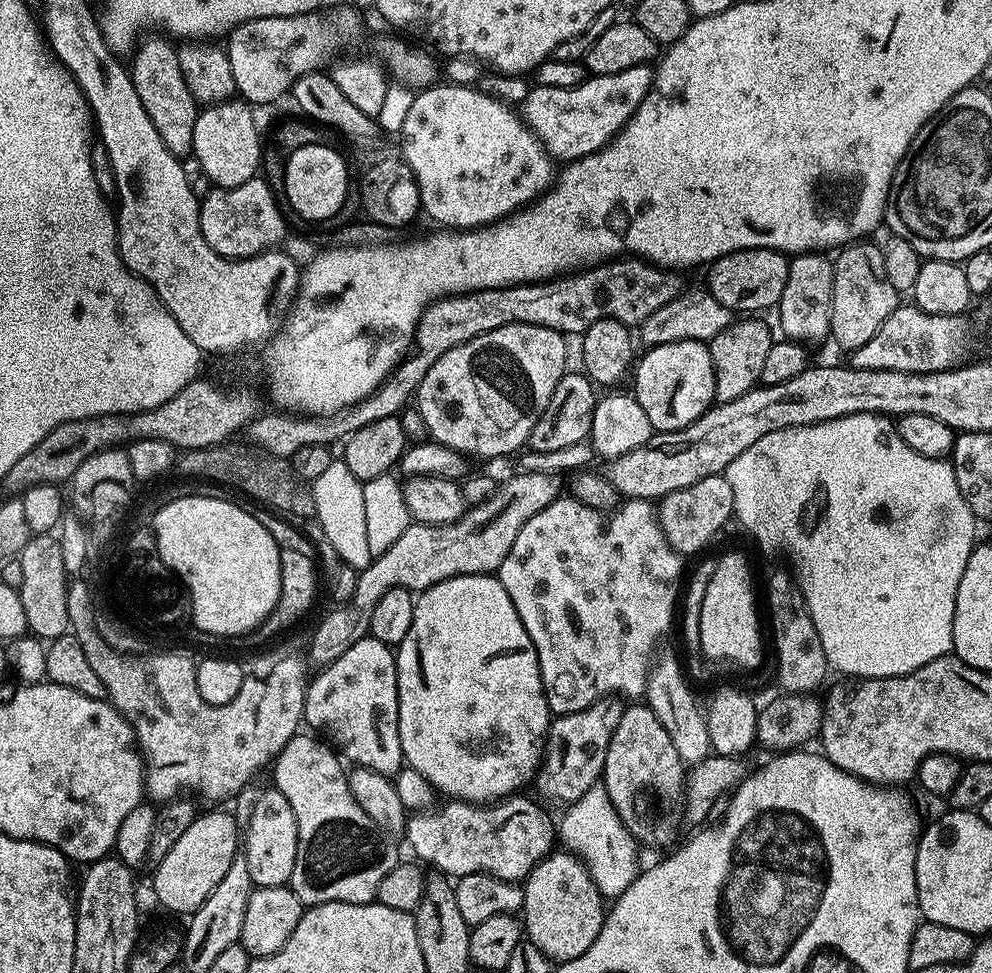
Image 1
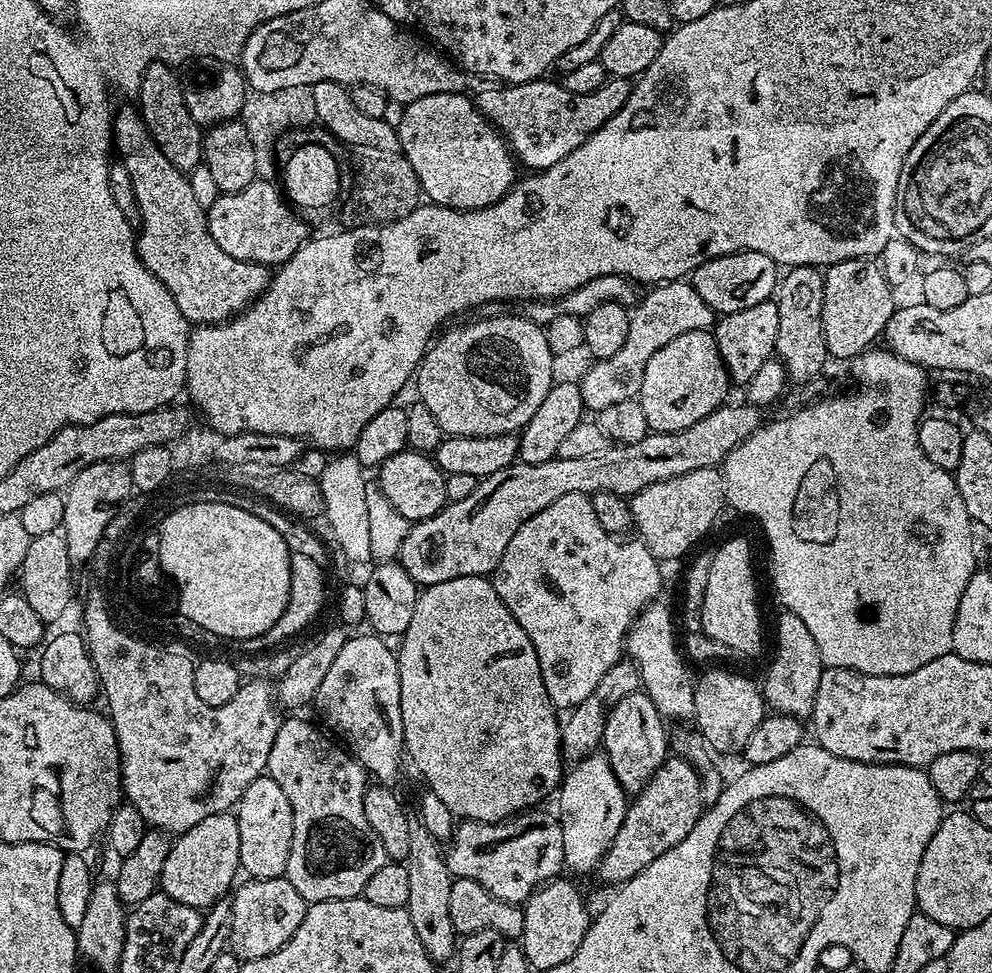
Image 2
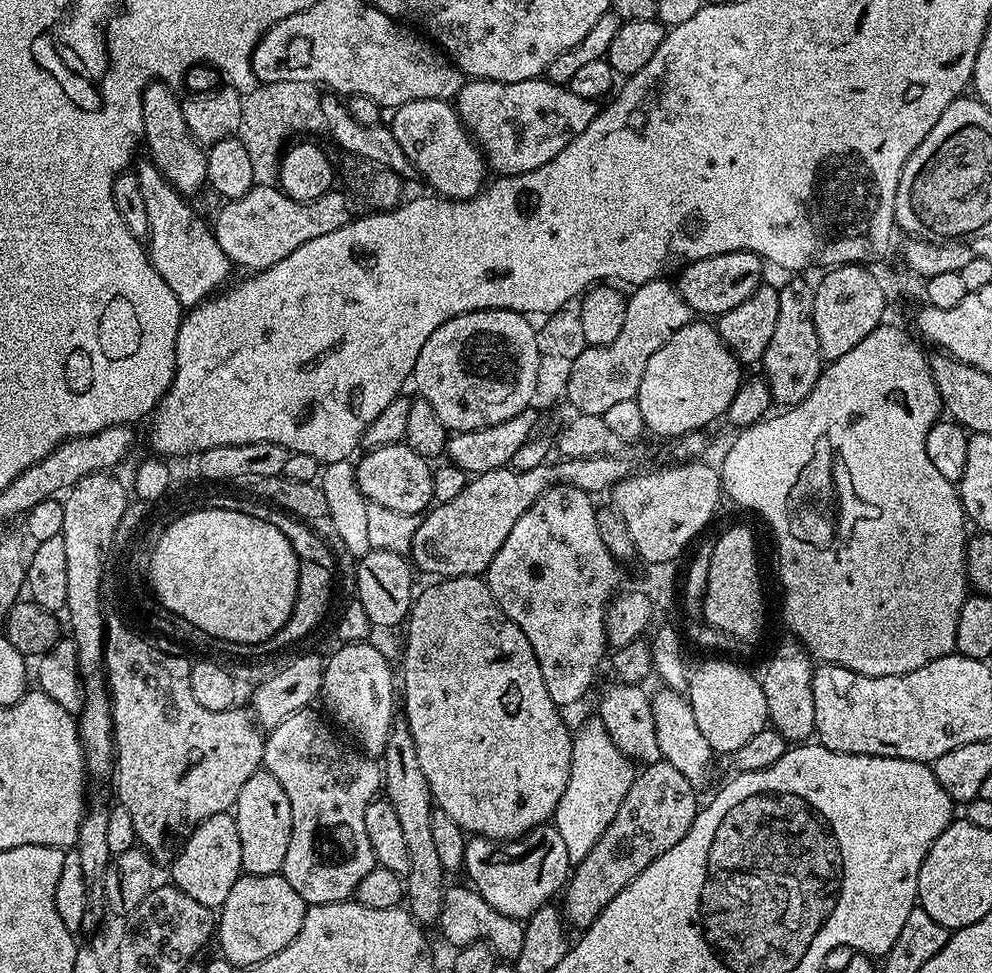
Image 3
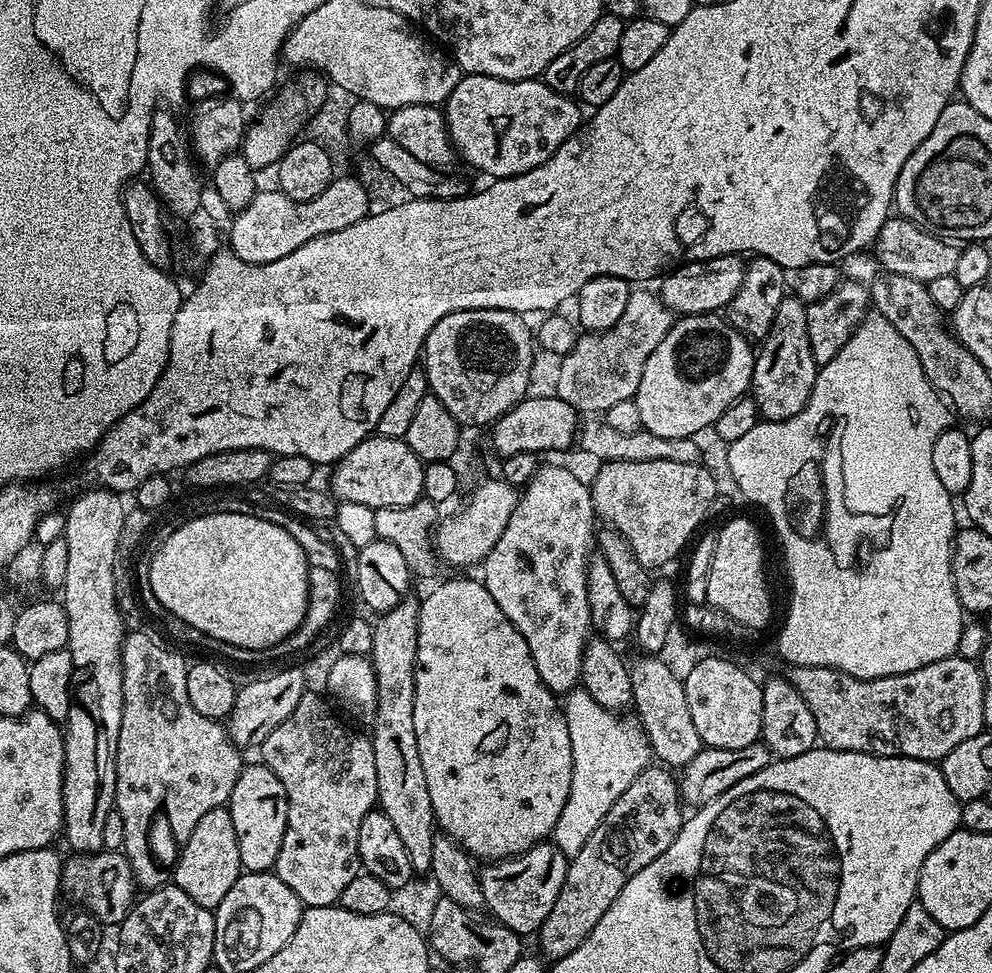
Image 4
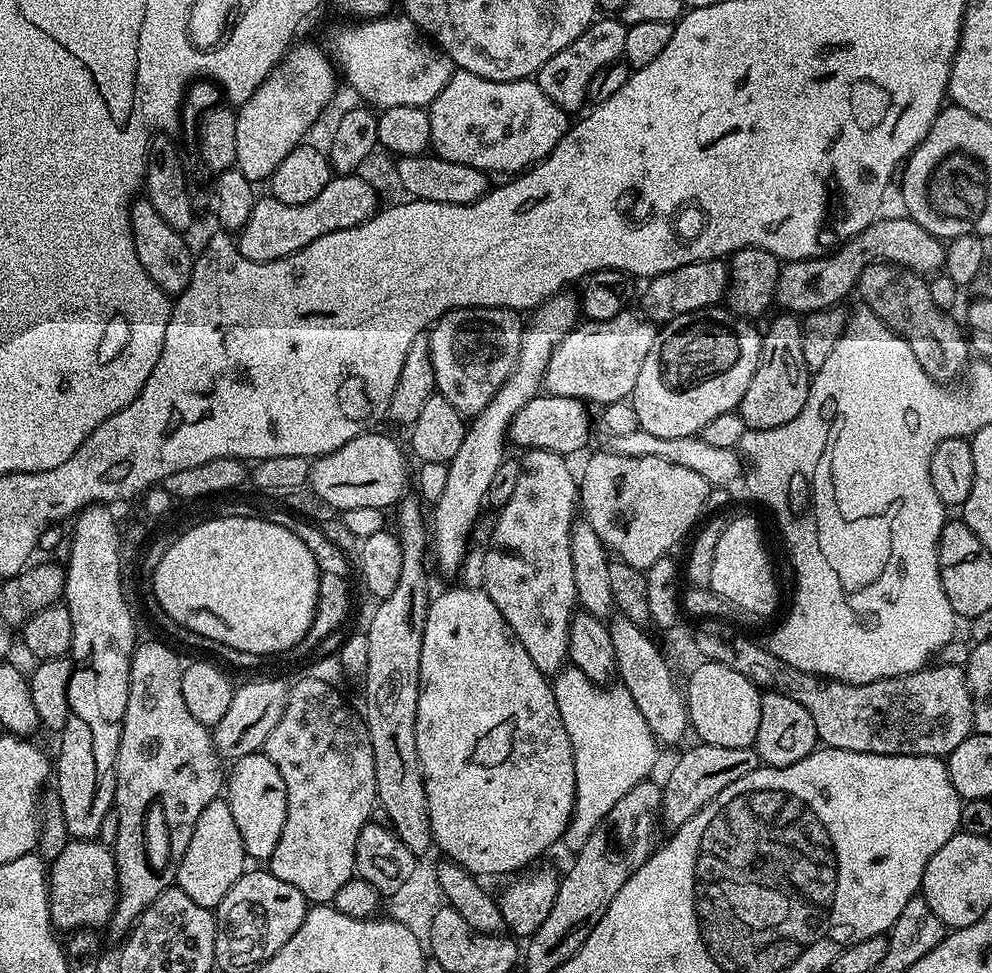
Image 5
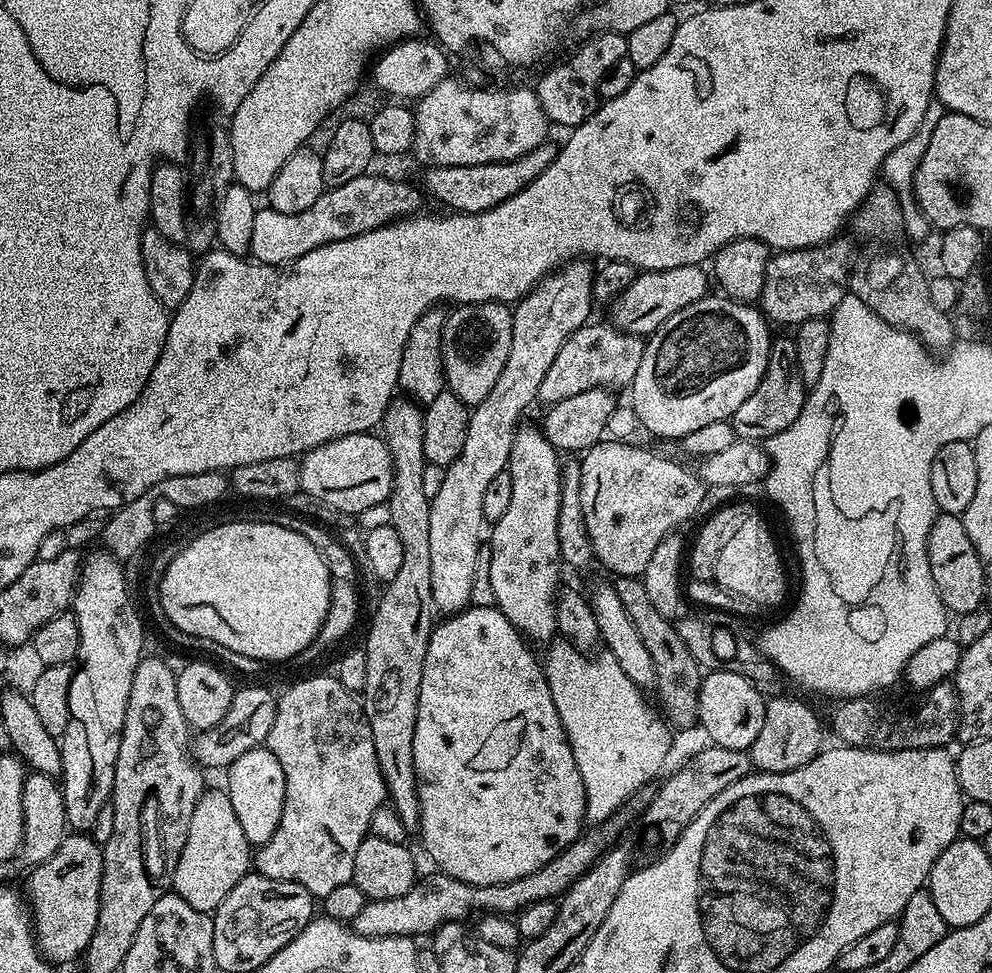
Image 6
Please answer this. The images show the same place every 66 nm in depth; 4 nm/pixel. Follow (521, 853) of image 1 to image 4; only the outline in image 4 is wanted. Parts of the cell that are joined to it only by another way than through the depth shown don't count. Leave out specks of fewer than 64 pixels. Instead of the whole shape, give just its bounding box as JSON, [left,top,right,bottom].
[478,842,569,938]

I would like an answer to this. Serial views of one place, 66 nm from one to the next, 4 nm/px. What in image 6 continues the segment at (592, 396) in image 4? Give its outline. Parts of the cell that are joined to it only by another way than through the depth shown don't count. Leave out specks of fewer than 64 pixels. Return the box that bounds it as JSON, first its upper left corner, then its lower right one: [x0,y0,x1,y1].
[539,322,645,406]

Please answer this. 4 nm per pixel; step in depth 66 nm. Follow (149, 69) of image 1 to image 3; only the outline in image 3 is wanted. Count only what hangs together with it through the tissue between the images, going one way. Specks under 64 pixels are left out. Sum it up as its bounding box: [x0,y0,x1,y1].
[142,82,208,196]

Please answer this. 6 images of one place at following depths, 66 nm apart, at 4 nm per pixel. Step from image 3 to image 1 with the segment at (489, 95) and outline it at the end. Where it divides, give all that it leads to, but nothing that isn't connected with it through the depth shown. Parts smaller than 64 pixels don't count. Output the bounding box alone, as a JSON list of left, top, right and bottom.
[523,64,652,162]

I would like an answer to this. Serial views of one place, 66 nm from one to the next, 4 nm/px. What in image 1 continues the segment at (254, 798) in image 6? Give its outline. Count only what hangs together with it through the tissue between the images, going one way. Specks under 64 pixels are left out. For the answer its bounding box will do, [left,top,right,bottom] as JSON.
[242,786,298,888]

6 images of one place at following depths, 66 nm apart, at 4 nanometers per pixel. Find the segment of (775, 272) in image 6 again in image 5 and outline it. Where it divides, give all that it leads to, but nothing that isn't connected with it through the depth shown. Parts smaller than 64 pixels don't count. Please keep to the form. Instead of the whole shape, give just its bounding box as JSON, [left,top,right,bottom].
[776,218,945,314]

